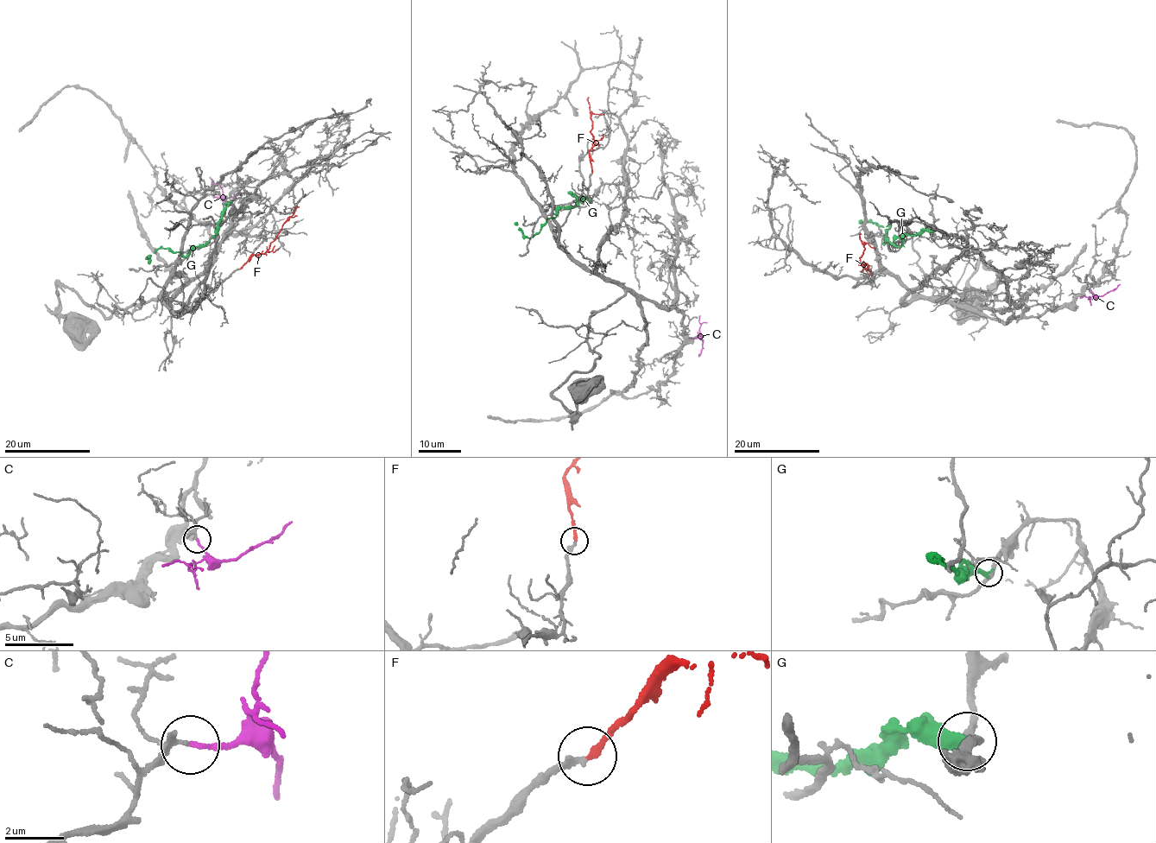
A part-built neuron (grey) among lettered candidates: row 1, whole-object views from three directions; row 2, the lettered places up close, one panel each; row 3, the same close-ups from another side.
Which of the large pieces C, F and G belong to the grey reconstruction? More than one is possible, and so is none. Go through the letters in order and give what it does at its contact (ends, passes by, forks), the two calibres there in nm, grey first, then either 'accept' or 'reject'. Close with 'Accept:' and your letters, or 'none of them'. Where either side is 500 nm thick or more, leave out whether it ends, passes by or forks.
C: it ends | 150/160 nm | accept
F: it ends | 200/200 nm | reject
G: it ends | 260/360 nm | reject
Accept: C

